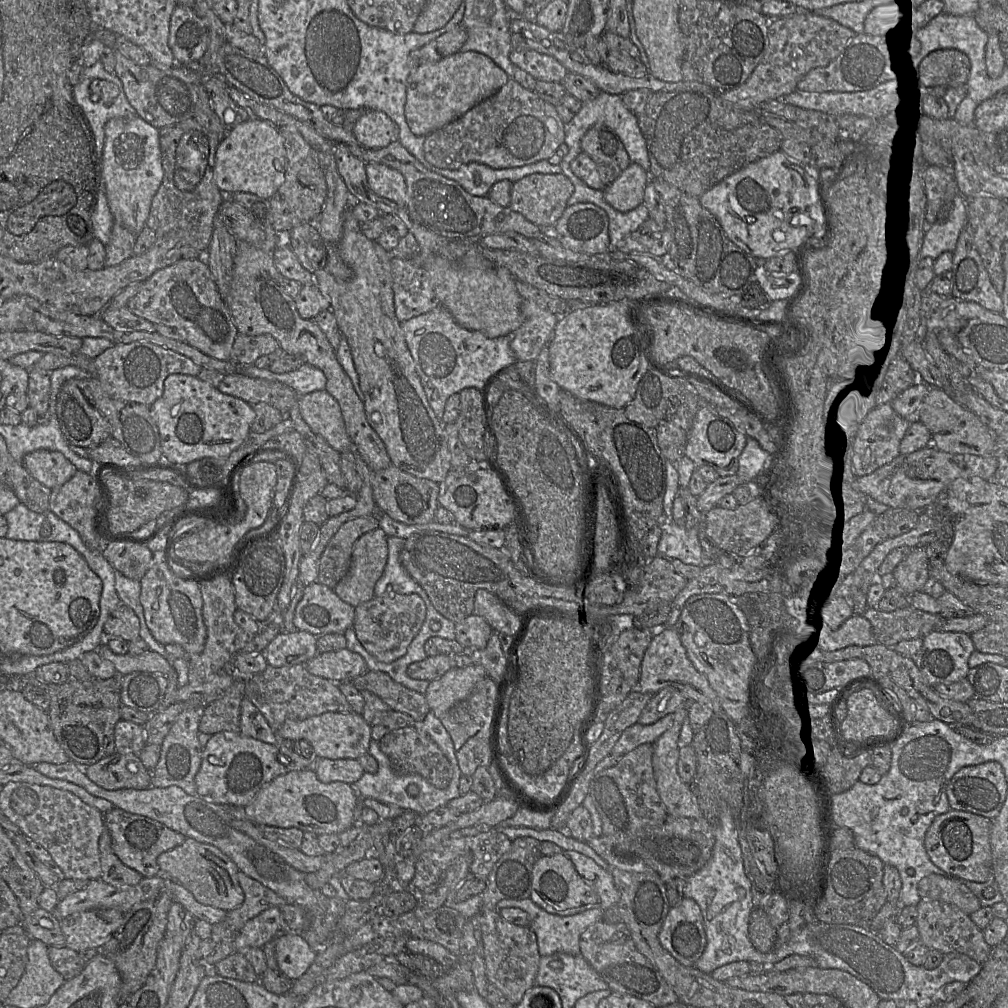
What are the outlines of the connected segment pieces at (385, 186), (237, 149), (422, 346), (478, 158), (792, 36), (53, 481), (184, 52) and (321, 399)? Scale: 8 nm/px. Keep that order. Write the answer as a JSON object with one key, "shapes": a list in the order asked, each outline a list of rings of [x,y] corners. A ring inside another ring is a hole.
{"shapes":[[[[367,162],[365,164],[367,182],[379,196],[397,204],[406,203],[407,185],[403,174],[386,164]]],[[[250,117],[227,131],[215,153],[214,181],[225,195],[248,192],[269,199],[285,179],[286,151],[278,128],[268,121]]],[[[441,304],[428,313],[401,322],[401,328],[428,403],[439,420],[442,419],[446,401],[452,394],[459,394],[465,388],[476,388],[485,394],[491,383],[517,362],[510,347],[511,335],[490,339],[482,332],[462,328]]],[[[511,77],[494,95],[428,134],[423,149],[425,160],[438,168],[455,170],[464,164],[477,162],[504,169],[548,160],[562,143],[564,123],[555,106]]],[[[809,10],[769,19],[768,48],[745,83],[721,93],[721,97],[744,110],[757,110],[767,100],[782,97],[797,90],[798,82],[812,69],[828,65],[855,37],[856,33],[838,22]]],[[[44,449],[25,455],[22,465],[36,480],[50,489],[67,482],[78,470],[61,452]]],[[[177,4],[169,25],[168,44],[177,66],[199,62],[209,43],[209,33],[204,21],[190,8]]],[[[325,389],[299,397],[300,412],[312,431],[322,436],[336,451],[356,450],[345,428],[337,400]]]]}

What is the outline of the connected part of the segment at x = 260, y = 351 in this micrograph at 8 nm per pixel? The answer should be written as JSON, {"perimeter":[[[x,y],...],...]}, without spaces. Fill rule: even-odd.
{"perimeter":[[[238,333],[230,361],[238,365],[254,364],[260,356],[270,354],[278,348],[279,342],[270,334],[252,336]]]}

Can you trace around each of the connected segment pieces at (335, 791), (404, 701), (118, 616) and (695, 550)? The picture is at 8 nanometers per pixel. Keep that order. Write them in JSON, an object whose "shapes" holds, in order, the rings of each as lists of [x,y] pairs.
{"shapes":[[[[289,771],[266,783],[250,803],[244,806],[248,820],[280,828],[295,827],[317,835],[339,834],[354,825],[358,791],[340,781],[323,783],[315,771]]],[[[367,671],[351,681],[353,686],[376,694],[391,710],[406,713],[415,721],[425,719],[430,707],[425,695],[393,680],[382,671]]],[[[120,602],[109,614],[105,624],[105,638],[122,638],[127,641],[139,637],[140,621],[135,612]]],[[[665,521],[661,525],[661,530],[662,535],[657,546],[659,556],[703,567],[703,551],[698,537],[699,527],[686,529],[672,521]]]]}

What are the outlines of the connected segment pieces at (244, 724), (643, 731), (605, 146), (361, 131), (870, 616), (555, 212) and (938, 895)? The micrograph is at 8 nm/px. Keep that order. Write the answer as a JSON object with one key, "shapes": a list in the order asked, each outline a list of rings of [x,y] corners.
{"shapes":[[[[246,697],[240,704],[240,733],[266,743],[277,744],[277,738],[258,708]]],[[[668,714],[657,722],[643,725],[639,722],[623,731],[608,756],[623,757],[642,744],[653,744],[674,721],[674,714]]],[[[595,124],[583,135],[581,151],[596,164],[601,181],[611,184],[631,163],[618,135],[604,124]]],[[[367,109],[355,122],[352,132],[358,144],[378,149],[398,139],[399,128],[383,111]]],[[[911,605],[891,612],[868,607],[862,615],[871,623],[877,642],[887,647],[894,647],[903,640],[924,637],[945,620]]],[[[533,173],[512,183],[509,207],[542,229],[552,229],[567,207],[574,191],[571,181],[563,174]]],[[[930,874],[918,883],[921,898],[953,904],[964,913],[971,915],[982,907],[979,898],[964,884],[965,879],[954,876]]]]}

